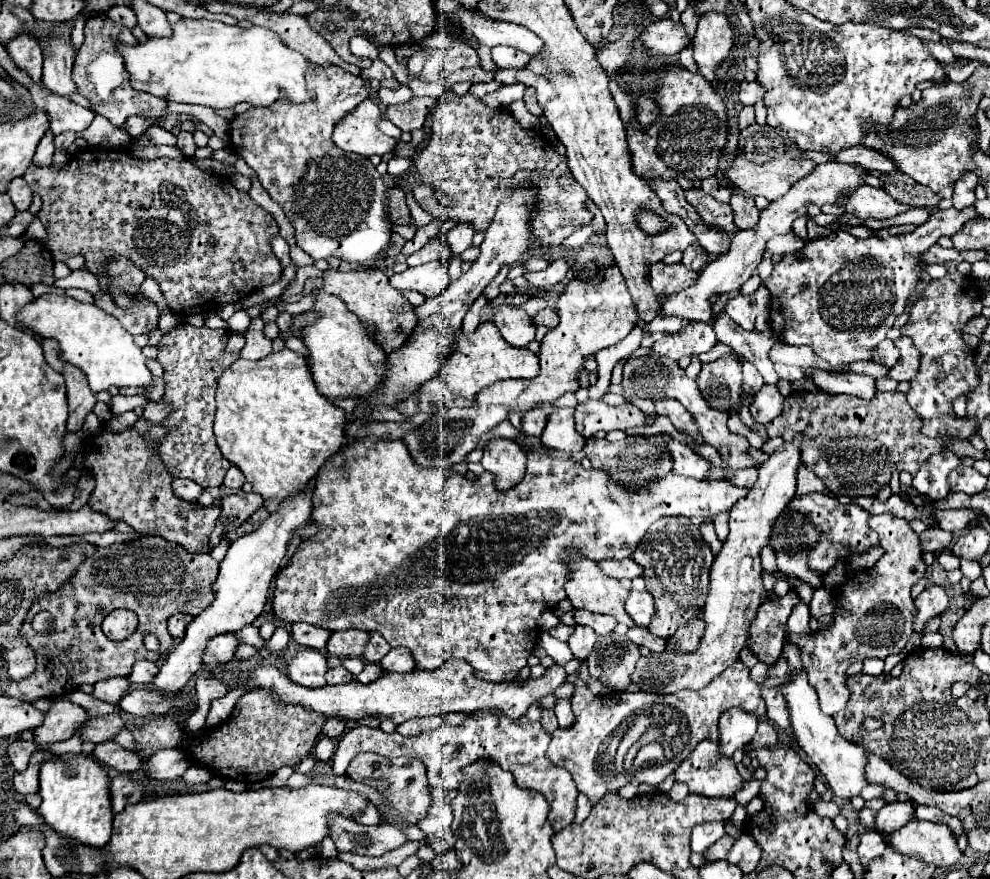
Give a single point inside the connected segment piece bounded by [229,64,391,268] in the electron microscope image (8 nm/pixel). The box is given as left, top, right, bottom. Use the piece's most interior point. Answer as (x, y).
(335, 200)

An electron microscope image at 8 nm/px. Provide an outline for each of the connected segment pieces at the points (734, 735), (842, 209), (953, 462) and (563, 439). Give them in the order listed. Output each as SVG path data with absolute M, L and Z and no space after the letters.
M729 708L727 712L723 712L719 720L719 734L721 734L719 750L731 756L737 748L745 748L745 744L753 740L757 724L759 716L743 708Z
M859 186L855 192L847 196L839 196L835 204L823 205L821 210L833 216L853 214L861 220L867 220L867 218L887 220L899 212L905 212L903 206L899 206L889 194L883 194L881 188L873 188L873 186Z
M939 452L927 458L923 466L919 468L917 476L913 478L913 486L921 492L927 494L931 500L943 500L949 494L949 482L947 476L951 470L955 470L961 464L961 456L955 452Z
M555 408L549 418L547 426L541 434L541 442L549 450L559 452L579 452L585 446L585 438L579 438L575 430L575 420L571 418L571 408Z

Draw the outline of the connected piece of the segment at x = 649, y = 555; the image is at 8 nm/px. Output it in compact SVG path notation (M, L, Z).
M659 518L659 522L655 522L651 530L647 530L647 534L641 538L633 560L643 568L647 592L655 600L655 616L649 624L649 630L655 636L671 636L679 626L683 626L683 622L695 618L695 610L703 610L713 552L703 540L699 528L693 526L689 518Z

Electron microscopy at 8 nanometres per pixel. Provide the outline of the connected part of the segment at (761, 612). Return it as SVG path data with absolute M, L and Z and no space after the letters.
M791 590L779 602L763 602L757 608L757 616L747 630L747 648L759 658L759 662L771 666L781 650L787 636L787 618L797 604L797 594Z

